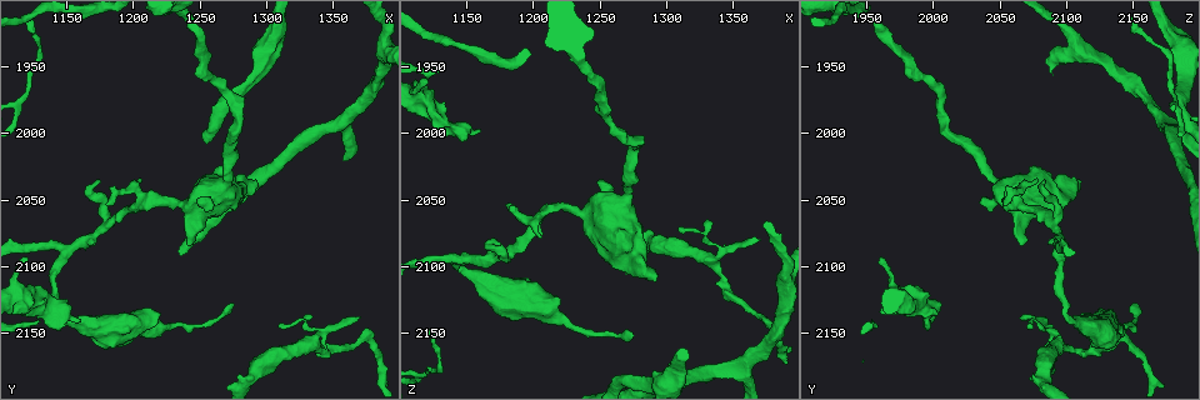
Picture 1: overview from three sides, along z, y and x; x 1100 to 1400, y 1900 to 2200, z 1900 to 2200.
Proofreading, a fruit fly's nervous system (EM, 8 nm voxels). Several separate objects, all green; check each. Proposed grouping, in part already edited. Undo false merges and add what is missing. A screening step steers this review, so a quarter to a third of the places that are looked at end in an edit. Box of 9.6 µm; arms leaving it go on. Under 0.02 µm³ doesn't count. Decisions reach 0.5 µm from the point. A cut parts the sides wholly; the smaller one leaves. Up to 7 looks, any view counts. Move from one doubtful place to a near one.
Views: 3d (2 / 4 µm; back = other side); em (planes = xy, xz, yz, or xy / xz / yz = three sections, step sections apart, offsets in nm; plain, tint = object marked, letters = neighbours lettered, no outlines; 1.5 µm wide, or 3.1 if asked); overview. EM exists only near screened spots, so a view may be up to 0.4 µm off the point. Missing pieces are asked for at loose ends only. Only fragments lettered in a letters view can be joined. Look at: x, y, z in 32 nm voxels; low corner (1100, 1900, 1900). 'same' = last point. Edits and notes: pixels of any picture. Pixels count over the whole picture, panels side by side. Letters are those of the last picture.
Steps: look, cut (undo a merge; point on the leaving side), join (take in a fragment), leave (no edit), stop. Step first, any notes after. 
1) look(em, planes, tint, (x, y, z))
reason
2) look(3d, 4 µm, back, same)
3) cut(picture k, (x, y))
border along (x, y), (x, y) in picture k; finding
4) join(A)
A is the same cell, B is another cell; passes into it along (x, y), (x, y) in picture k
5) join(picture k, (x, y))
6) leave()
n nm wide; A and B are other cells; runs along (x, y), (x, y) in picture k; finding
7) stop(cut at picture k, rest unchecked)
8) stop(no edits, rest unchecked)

look(em, planes, letters, (1310, 2146, 2072))
branch stops here

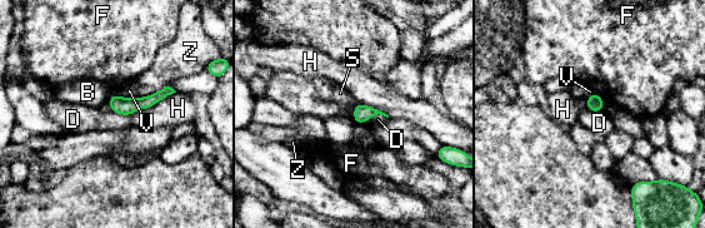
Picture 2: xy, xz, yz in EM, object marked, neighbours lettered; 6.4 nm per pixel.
leave()
H touches over 340 nm; B, D, F, H, S, V and Z are other cells; runs along (169, 90), (144, 103), (113, 105) in picture 2; none of them fits

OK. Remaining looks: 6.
look(em, planes, letters, (1372, 2138, 2080))
thin end

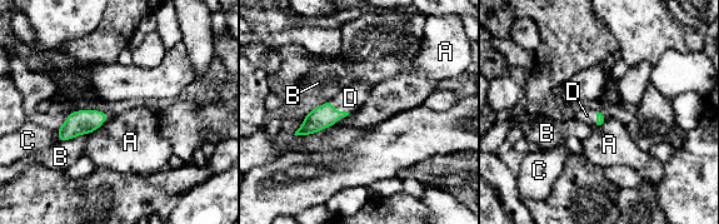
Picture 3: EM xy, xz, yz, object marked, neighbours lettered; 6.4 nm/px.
join(D)
D is the same cell, A, B and C are other cells; passes into it along (324, 115), (338, 112), (350, 98) in picture 3; the cell continues

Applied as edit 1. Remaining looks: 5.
look(em, planes, tint, (1160, 2142, 1998))
branch stops here

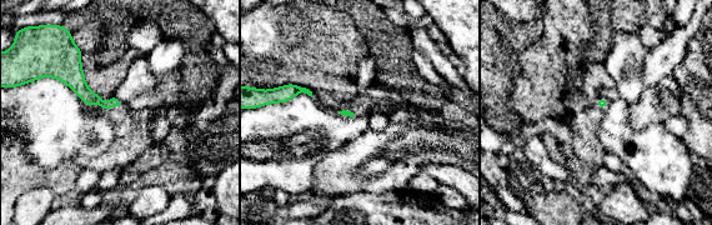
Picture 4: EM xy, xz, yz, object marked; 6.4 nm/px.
look(em, planes, letters, same)

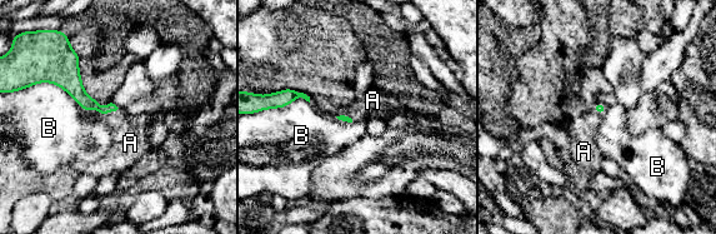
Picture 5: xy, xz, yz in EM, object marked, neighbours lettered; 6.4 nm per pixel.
join(A)
A is the same cell, B is another cell; passes into it along (75, 90), (106, 113), (130, 143) in picture 5; it goes on there

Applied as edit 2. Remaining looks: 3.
stop(join at picture 3, join at picture 5, rest unchecked)

